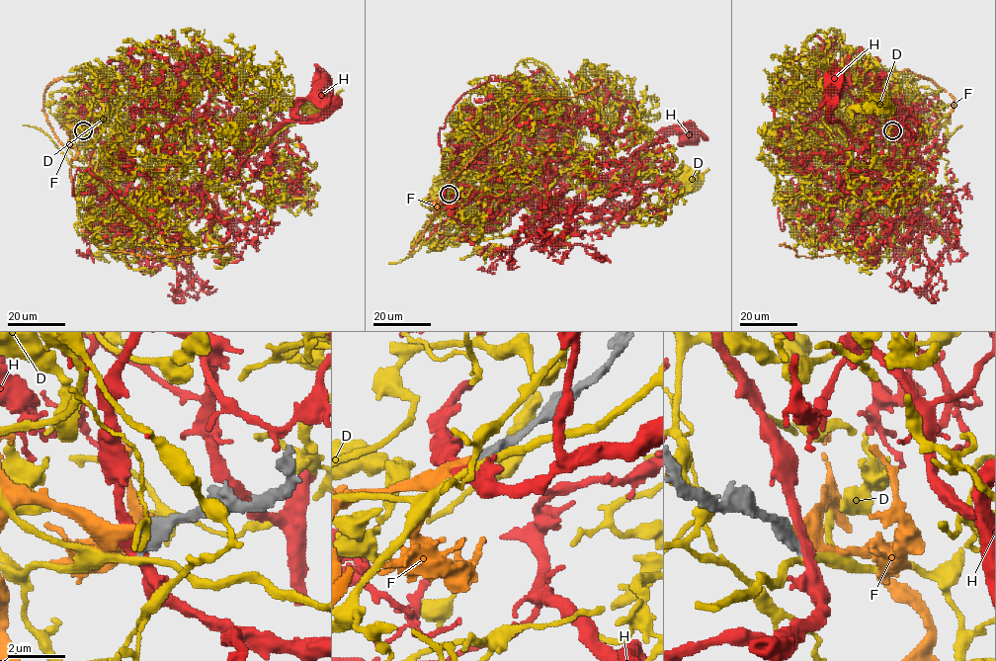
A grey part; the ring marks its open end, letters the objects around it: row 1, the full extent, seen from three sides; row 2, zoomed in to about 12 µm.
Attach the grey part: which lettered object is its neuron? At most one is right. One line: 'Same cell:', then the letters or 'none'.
Same cell: F

